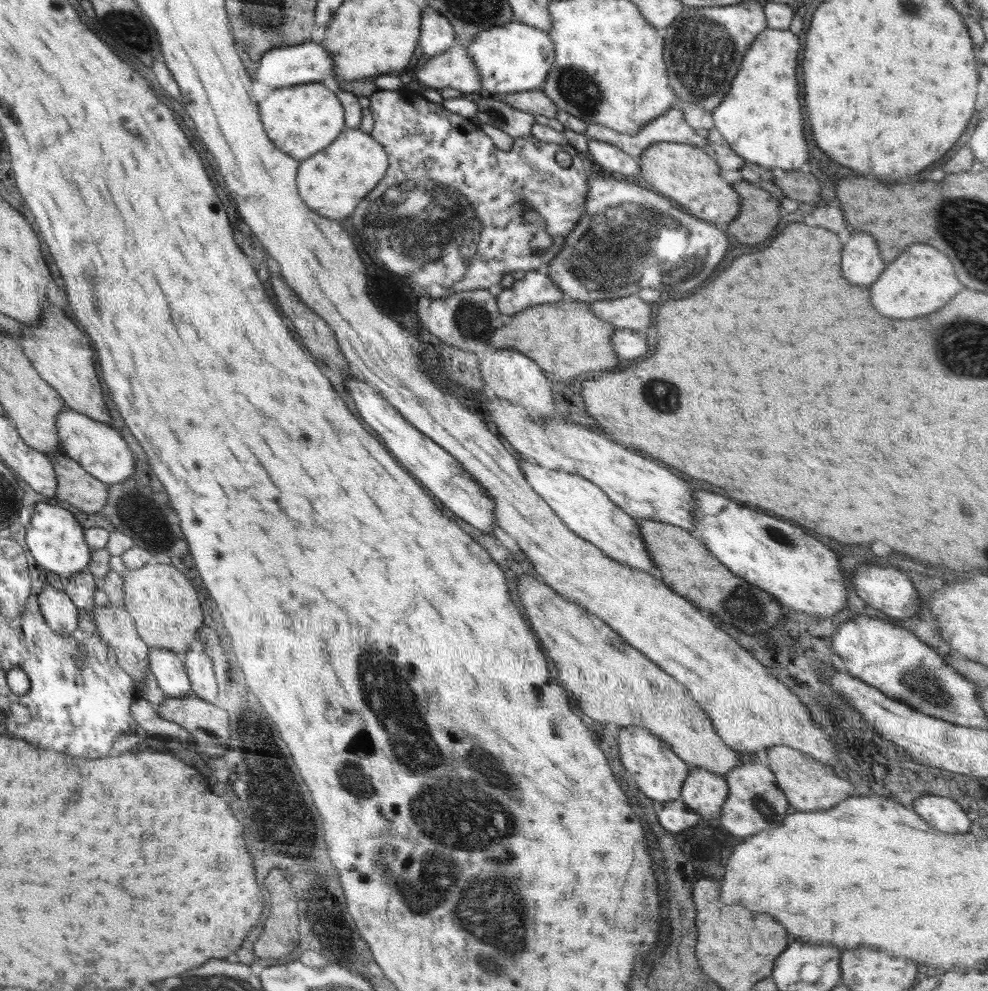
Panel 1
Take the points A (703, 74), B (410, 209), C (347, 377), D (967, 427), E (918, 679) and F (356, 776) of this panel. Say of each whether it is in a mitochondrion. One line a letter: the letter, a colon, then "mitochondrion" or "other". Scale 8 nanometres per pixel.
A: mitochondrion
B: mitochondrion
C: other
D: other
E: mitochondrion
F: mitochondrion

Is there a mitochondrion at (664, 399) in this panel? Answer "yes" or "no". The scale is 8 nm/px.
yes

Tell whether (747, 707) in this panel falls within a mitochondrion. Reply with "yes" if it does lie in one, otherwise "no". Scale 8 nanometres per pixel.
no

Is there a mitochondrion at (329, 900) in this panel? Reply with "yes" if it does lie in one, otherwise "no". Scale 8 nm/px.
yes

